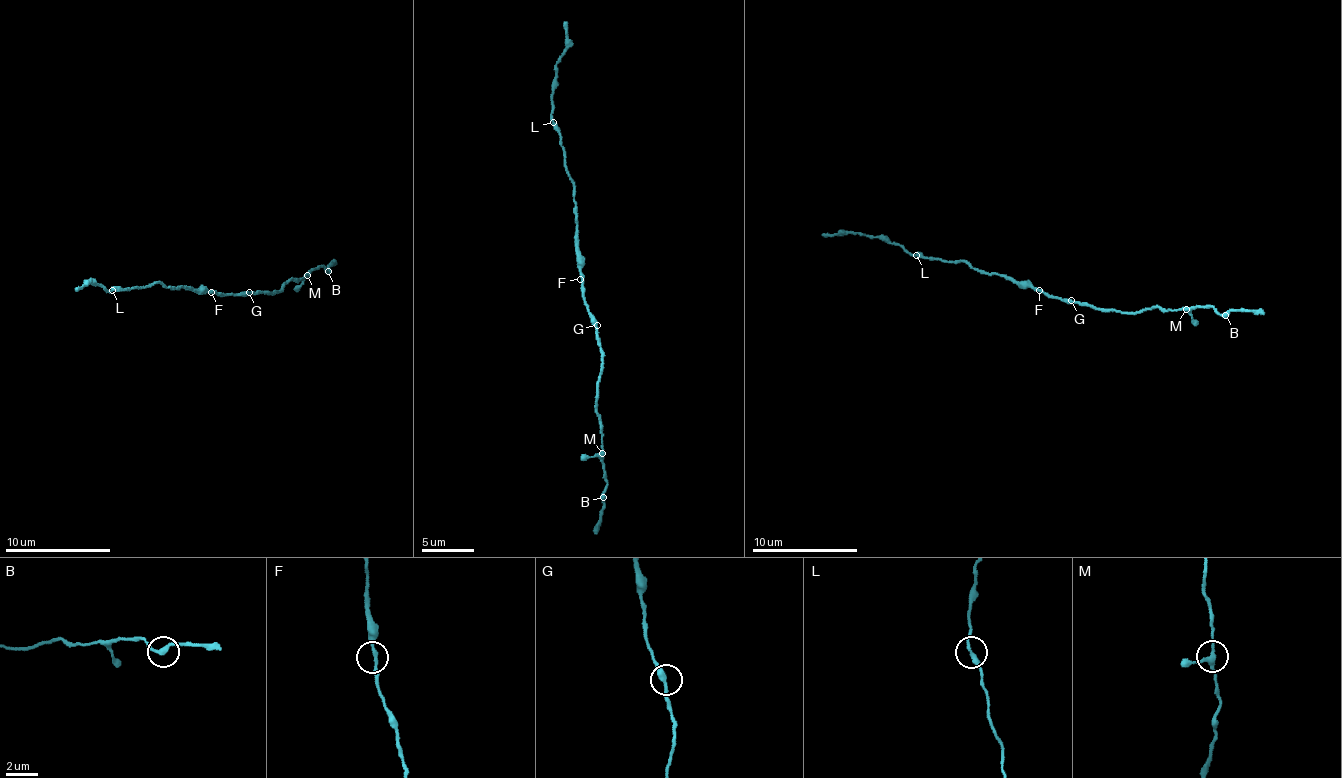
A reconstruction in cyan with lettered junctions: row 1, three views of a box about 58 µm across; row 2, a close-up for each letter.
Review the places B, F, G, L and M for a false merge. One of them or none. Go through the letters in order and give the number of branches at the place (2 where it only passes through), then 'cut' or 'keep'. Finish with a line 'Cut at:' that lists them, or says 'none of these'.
B: 2 | keep
F: 2 | keep
G: 2 | keep
L: 2 | keep
M: 3 | keep
Cut at: none of these

